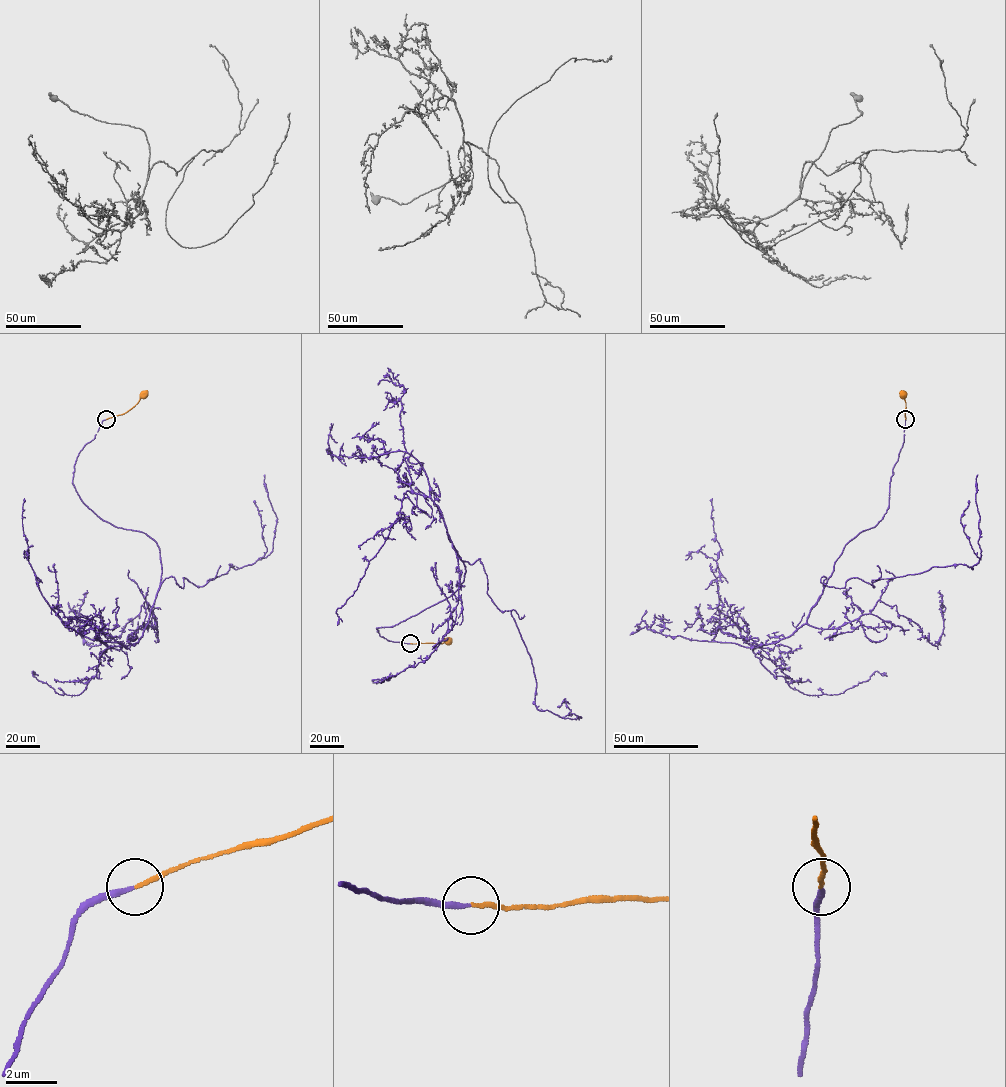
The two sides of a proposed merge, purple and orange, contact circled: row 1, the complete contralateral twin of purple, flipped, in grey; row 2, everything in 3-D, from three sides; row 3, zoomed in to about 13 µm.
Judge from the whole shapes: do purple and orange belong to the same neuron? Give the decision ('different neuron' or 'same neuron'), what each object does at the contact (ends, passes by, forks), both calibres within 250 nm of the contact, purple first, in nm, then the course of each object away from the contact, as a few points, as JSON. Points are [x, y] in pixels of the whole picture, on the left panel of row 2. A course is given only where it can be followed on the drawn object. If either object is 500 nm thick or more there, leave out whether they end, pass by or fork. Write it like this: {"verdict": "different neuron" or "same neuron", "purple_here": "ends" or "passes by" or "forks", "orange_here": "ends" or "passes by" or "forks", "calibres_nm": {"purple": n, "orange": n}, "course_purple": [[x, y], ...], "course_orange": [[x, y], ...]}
{"verdict": "same neuron", "purple_here": "ends", "orange_here": "ends", "calibres_nm": {"purple": 200, "orange": 160}, "course_purple": [[106, 419], [73, 484], [154, 541], [159, 586], [203, 586], [268, 555], [265, 474]], "course_orange": [[106, 419], [128, 411], [144, 397], [143, 394]]}

